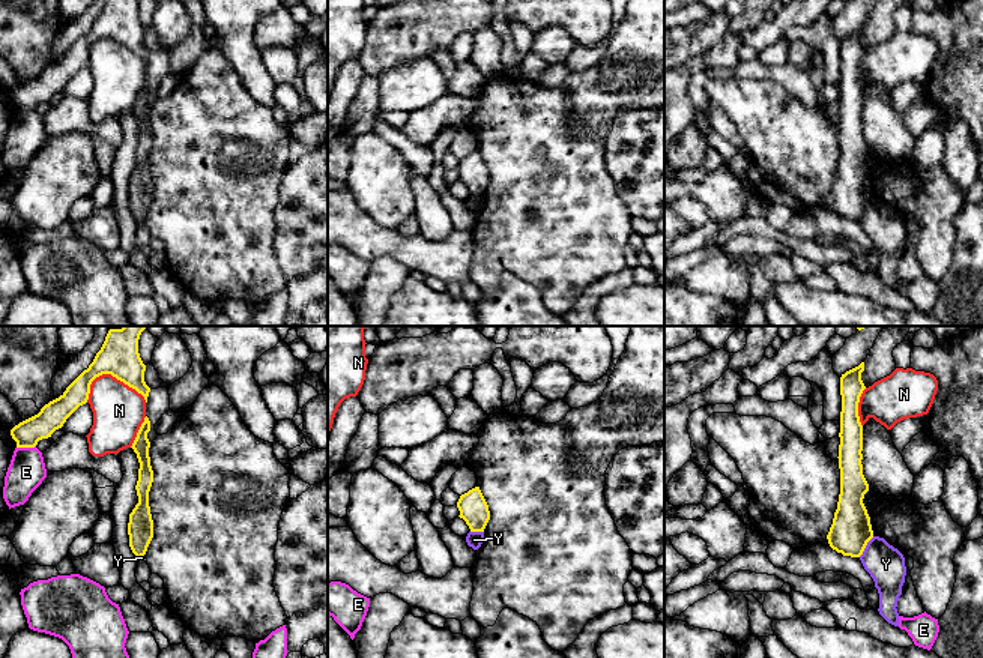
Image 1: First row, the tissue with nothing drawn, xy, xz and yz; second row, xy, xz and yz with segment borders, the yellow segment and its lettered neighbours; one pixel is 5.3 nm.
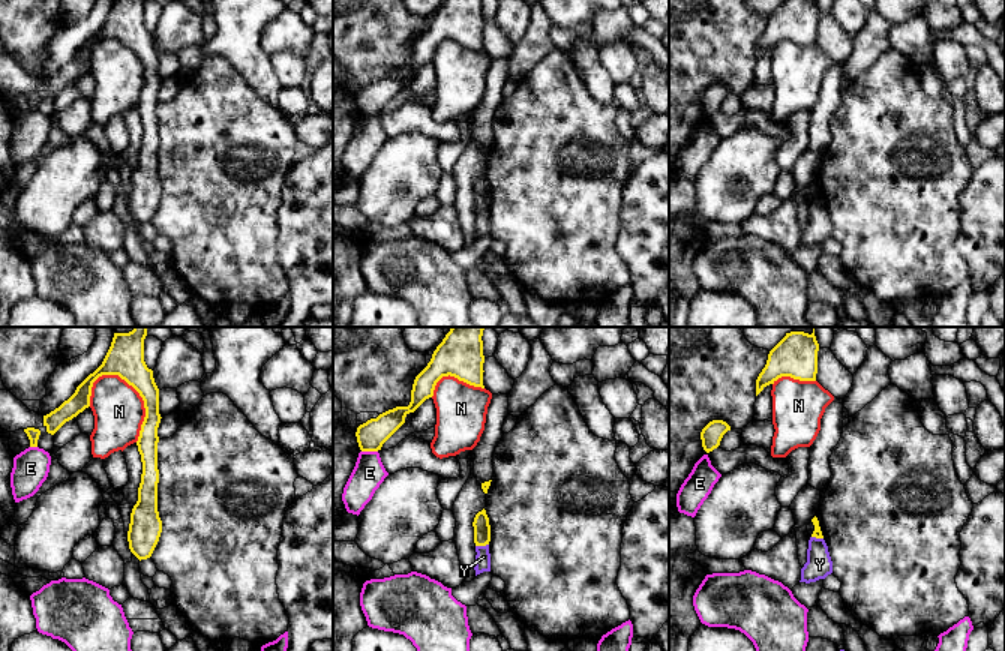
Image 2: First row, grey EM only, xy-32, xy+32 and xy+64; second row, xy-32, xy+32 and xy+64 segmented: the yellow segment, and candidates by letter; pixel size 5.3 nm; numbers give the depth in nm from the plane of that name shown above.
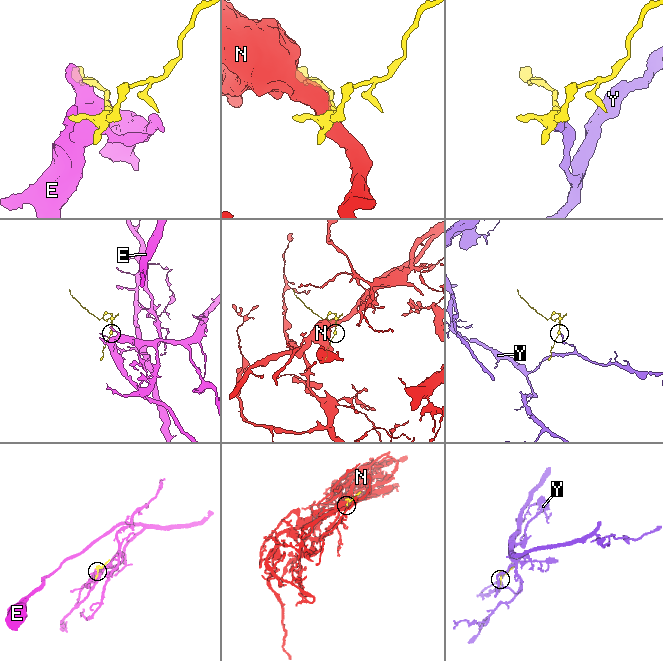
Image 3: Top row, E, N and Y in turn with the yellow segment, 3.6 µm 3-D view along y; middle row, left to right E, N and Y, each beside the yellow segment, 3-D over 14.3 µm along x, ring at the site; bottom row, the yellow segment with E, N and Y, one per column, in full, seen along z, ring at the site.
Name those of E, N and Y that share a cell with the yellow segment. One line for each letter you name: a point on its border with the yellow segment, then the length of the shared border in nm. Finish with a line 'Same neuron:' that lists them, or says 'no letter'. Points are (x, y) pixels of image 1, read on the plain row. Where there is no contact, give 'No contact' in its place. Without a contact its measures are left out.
Same neuron: no letter

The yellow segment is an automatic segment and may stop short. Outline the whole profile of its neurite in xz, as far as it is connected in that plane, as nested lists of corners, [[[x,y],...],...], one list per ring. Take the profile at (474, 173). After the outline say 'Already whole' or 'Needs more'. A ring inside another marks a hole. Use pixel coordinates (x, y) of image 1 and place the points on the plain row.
[[[479,150],[461,158],[457,171],[460,174],[458,180],[466,185],[470,195],[484,195],[490,183],[490,174]]]. Already whole

